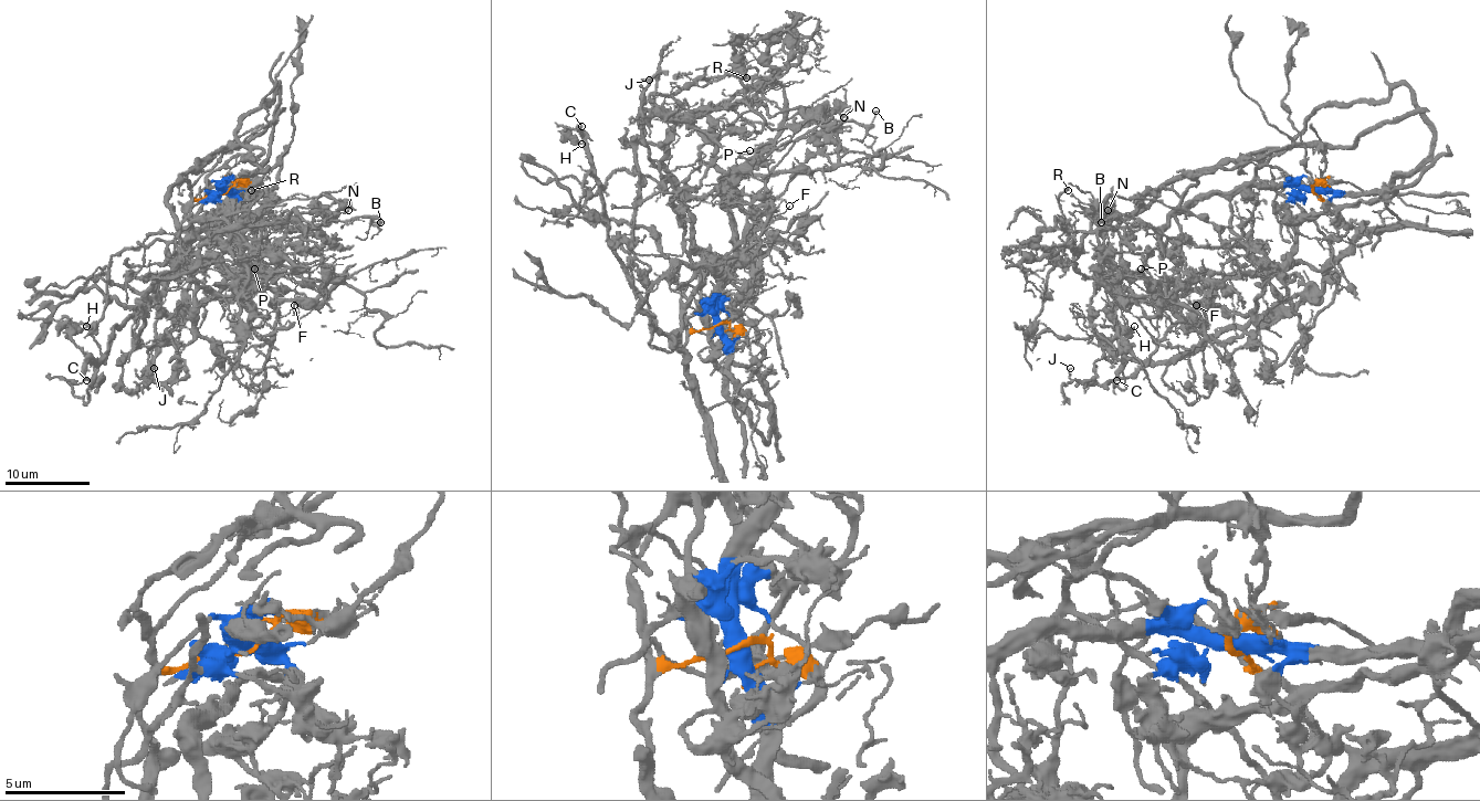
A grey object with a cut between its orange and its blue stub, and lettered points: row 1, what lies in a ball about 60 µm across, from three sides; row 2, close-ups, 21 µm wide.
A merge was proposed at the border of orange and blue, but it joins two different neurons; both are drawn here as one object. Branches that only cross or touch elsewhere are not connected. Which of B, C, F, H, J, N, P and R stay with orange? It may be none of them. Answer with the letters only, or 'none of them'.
C, H, J, R

